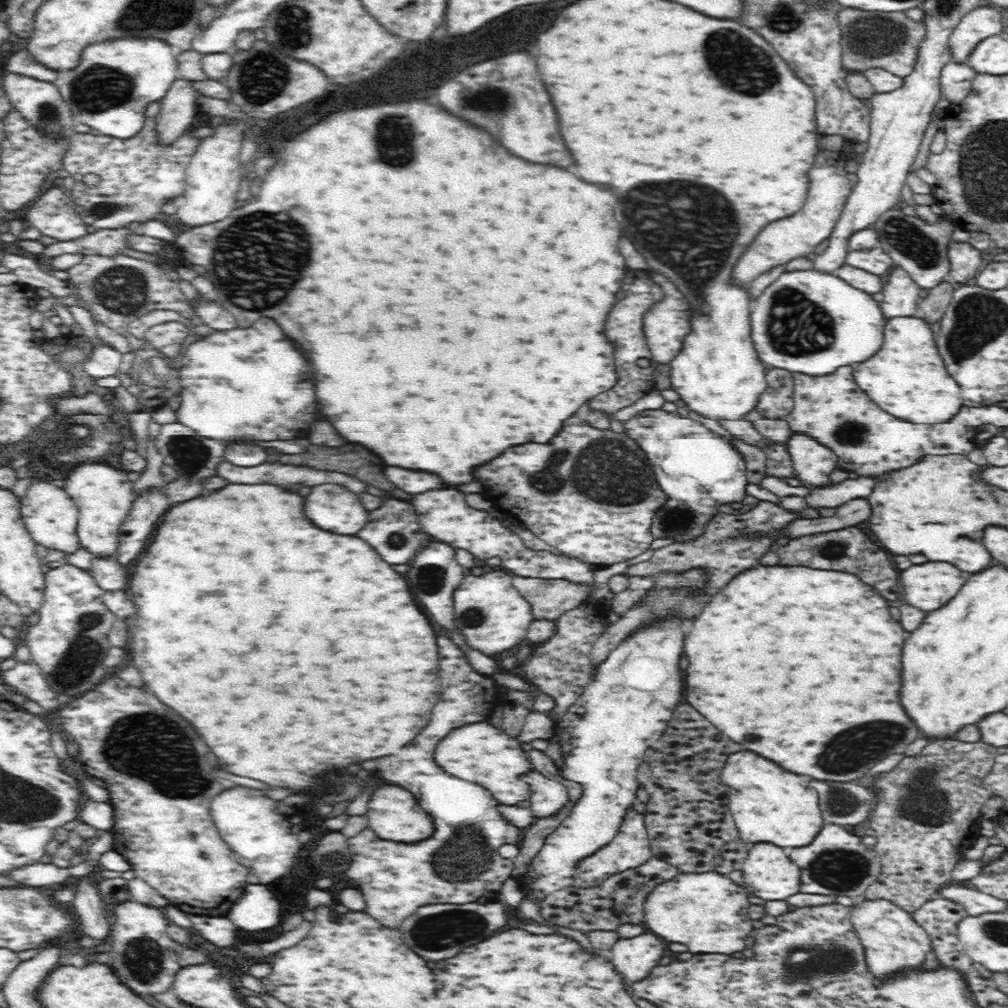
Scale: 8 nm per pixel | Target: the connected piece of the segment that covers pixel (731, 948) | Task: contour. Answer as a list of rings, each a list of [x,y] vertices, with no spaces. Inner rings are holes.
[[[679,873],[652,888],[644,900],[644,922],[654,934],[668,942],[686,944],[694,954],[732,954],[746,948],[746,938],[753,933],[748,916],[750,893],[724,874]]]

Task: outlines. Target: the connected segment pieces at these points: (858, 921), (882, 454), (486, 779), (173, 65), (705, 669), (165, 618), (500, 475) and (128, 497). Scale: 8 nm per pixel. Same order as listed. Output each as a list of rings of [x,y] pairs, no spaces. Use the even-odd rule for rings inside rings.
[[[863,897],[855,899],[855,904],[850,906],[849,910],[849,919],[865,950],[867,968],[876,980],[881,982],[888,976],[911,972],[923,964],[926,954],[931,950],[931,938],[913,919],[911,913],[884,898],[878,898],[876,901]]]
[[[853,365],[841,366],[832,374],[812,378],[792,373],[794,378],[794,406],[783,419],[792,433],[815,438],[839,458],[842,466],[860,476],[878,476],[888,470],[912,466],[924,454],[968,454],[974,450],[974,426],[966,420],[954,418],[942,426],[920,426],[902,422],[886,414],[872,402],[854,382]],[[958,424],[964,424],[962,428]]]
[[[472,722],[452,730],[438,742],[434,756],[448,774],[488,788],[500,805],[514,806],[530,798],[530,786],[518,780],[520,774],[530,768],[530,762],[520,750],[520,744],[486,722]]]
[[[125,37],[98,41],[96,44],[90,45],[81,54],[78,66],[69,71],[62,71],[55,78],[54,83],[59,88],[66,104],[72,109],[76,123],[86,124],[103,136],[128,140],[140,133],[142,126],[145,125],[146,106],[160,101],[177,78],[177,50],[168,45],[166,41],[152,37]]]
[[[760,563],[738,572],[720,592],[710,596],[708,604],[694,618],[690,632],[684,638],[684,654],[690,662],[686,668],[686,702],[692,704],[702,716],[706,716],[727,738],[744,744],[752,750],[780,766],[814,780],[834,780],[834,782],[856,782],[865,777],[884,758],[891,754],[903,754],[909,744],[918,738],[918,730],[910,726],[906,710],[900,704],[900,654],[906,642],[906,630],[890,620],[888,606],[884,598],[872,596],[868,586],[864,586],[854,574],[839,570],[812,570],[807,566],[762,565]]]
[[[228,484],[210,496],[176,504],[164,514],[154,540],[146,548],[144,558],[136,562],[126,588],[138,608],[136,632],[128,642],[128,650],[150,692],[194,724],[226,772],[262,780],[278,788],[286,786],[296,792],[316,788],[324,774],[342,770],[352,762],[396,754],[428,724],[430,710],[440,692],[436,634],[426,622],[428,618],[416,606],[406,580],[392,570],[392,566],[386,566],[358,536],[326,534],[326,530],[322,532],[318,526],[310,526],[306,514],[302,514],[302,502],[304,496],[284,486]]]
[[[577,416],[568,420],[570,422],[558,432],[554,442],[548,442],[546,446],[532,442],[514,446],[506,450],[506,454],[494,458],[490,466],[474,470],[474,480],[484,484],[486,490],[482,490],[482,494],[490,502],[502,505],[505,517],[517,520],[561,554],[595,567],[610,566],[640,556],[655,539],[651,535],[652,521],[668,498],[660,490],[652,463],[640,445],[626,433],[616,433],[610,428],[596,429]]]
[[[92,460],[88,464],[80,462],[62,472],[70,472],[66,476],[68,480],[64,480],[66,484],[63,484],[63,489],[80,508],[80,518],[78,518],[75,530],[79,544],[82,544],[86,550],[90,550],[94,556],[109,557],[110,554],[117,552],[119,530],[136,497],[132,486],[134,482],[128,479],[127,472],[124,470],[100,460]]]

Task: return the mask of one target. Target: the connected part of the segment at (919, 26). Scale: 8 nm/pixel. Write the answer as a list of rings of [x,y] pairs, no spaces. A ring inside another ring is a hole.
[[[846,6],[838,12],[841,28],[842,62],[850,72],[868,69],[884,69],[904,79],[916,64],[926,27],[921,21],[914,21],[905,13],[882,13],[870,10],[850,9]]]

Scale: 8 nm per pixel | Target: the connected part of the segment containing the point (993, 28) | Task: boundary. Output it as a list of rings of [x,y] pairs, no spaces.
[[[980,5],[971,10],[954,29],[950,35],[949,45],[952,60],[966,63],[974,46],[990,36],[999,34],[1002,30],[1002,16],[998,10],[989,6]]]

